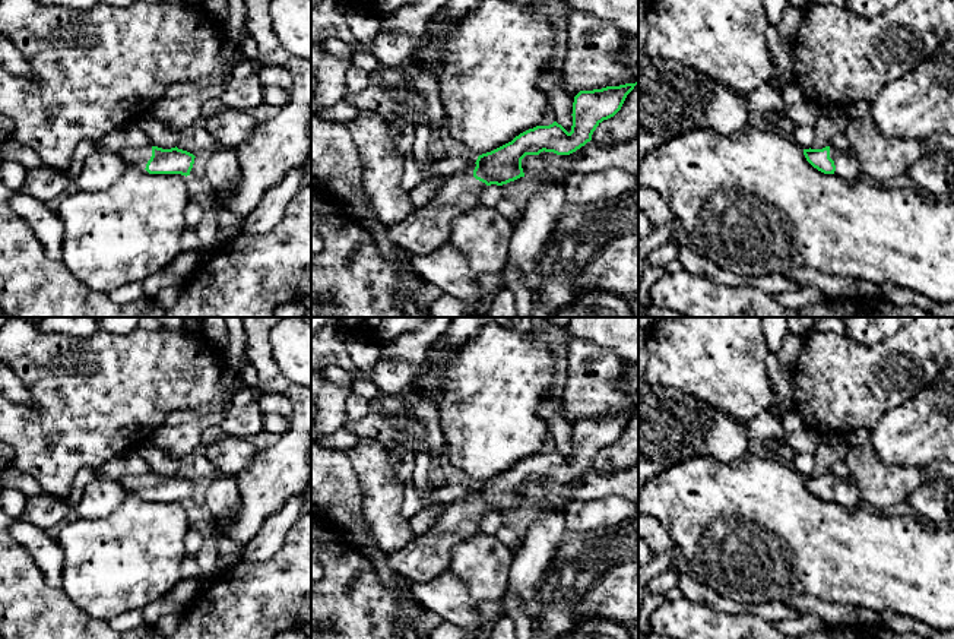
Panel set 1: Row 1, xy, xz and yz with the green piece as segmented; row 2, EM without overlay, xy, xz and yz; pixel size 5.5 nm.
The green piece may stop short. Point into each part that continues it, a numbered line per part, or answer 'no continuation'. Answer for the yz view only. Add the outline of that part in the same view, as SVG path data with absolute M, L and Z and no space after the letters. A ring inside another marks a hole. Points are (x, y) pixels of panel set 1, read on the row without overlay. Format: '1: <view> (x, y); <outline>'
1: yz (848, 493); M830 474L830 485L834 488L836 503L847 507L858 507L860 504L862 496L853 480L843 481L839 477Z

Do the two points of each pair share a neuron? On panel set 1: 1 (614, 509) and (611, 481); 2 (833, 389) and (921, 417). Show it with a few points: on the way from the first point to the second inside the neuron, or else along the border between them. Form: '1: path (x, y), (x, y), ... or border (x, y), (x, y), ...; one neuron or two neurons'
1: border (623, 496), (612, 494), (579, 500); two neurons
2: border (922, 389), (893, 407), (871, 432); two neurons

